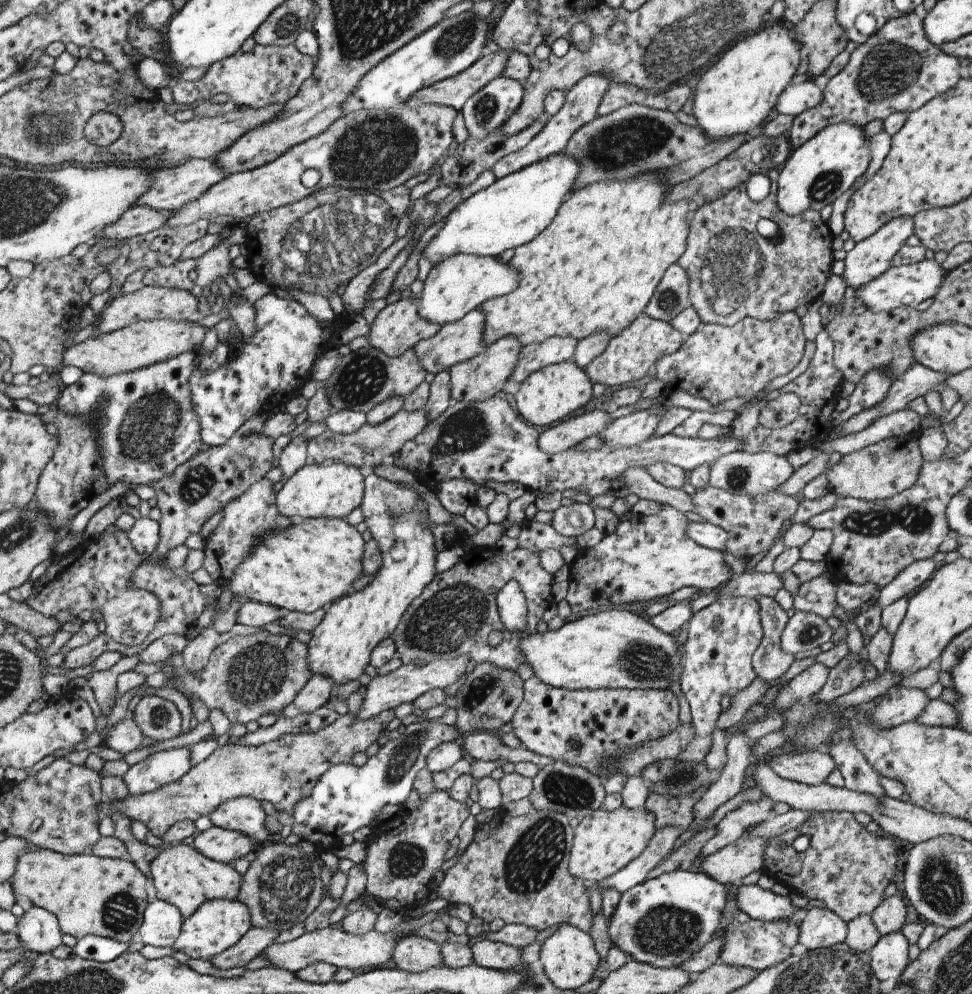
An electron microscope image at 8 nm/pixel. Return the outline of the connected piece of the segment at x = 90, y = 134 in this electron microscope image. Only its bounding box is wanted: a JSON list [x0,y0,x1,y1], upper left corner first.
[85,111,123,147]

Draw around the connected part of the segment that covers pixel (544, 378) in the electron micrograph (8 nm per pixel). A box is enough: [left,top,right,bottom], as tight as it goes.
[512,360,592,426]

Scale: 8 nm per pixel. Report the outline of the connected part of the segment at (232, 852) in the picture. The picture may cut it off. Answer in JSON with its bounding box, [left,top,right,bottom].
[189,828,256,863]

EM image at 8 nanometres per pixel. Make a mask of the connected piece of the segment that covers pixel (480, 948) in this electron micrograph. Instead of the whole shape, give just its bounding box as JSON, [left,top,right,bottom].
[472,939,528,970]

